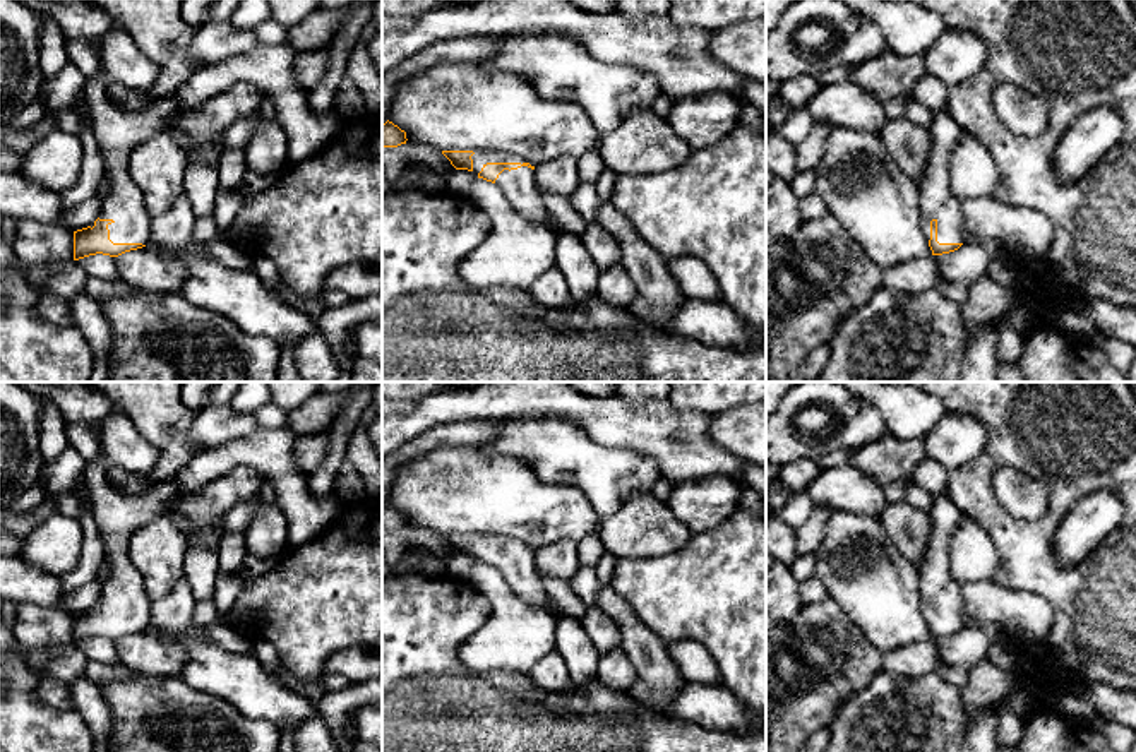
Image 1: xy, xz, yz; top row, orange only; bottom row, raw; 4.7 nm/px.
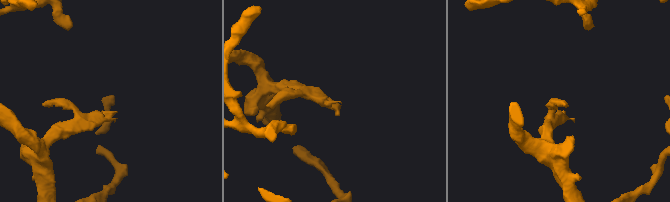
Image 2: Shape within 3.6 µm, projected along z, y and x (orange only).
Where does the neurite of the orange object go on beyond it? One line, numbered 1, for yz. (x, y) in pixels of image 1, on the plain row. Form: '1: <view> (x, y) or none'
1: yz (938, 584)

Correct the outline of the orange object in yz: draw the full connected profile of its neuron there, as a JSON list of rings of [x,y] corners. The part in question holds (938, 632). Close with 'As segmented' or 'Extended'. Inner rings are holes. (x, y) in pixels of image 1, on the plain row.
[[[944,492],[934,495],[929,510],[932,536],[920,572],[920,610],[929,624],[932,639],[958,634],[966,627],[966,606],[961,586],[949,570],[949,545],[958,529],[963,512],[953,497]]]. Extended

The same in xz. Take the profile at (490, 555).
[[[442,534],[456,553],[468,553],[502,572],[509,588],[528,605],[564,617],[548,598],[535,569],[535,550],[511,536]]]. Extended

